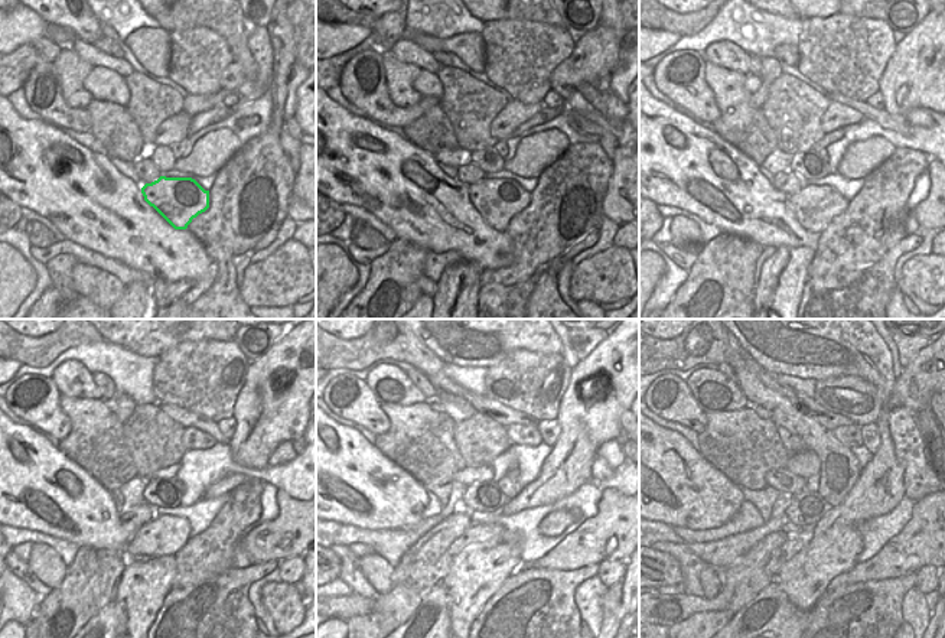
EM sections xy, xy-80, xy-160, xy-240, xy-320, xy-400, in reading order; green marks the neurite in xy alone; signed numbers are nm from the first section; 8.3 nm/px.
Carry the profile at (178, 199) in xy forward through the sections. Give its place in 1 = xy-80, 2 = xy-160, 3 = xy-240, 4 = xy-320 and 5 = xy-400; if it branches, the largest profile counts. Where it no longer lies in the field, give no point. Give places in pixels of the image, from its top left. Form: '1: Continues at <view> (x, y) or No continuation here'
1: Continues at xy-80 (498, 201)
2: Continues at xy-160 (815, 205)
3: Continues at xy-240 (163, 536)
4: Continues at xy-320 (479, 536)
5: Continues at xy-400 (792, 546)

